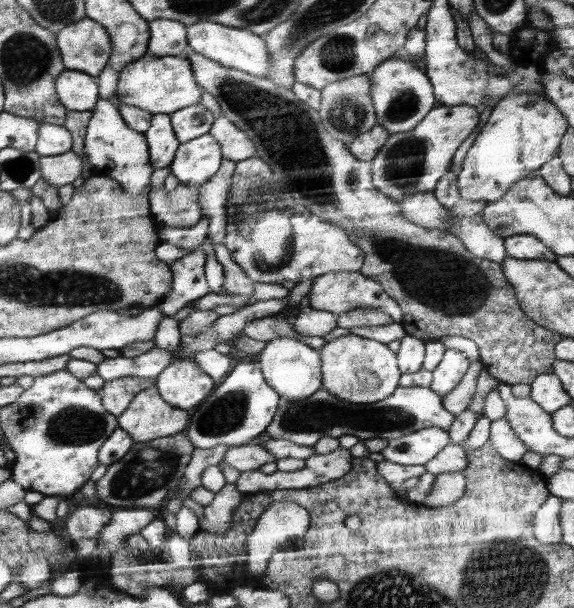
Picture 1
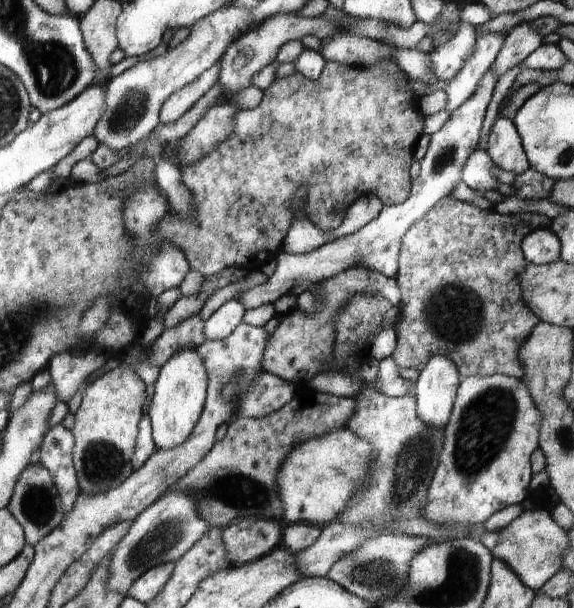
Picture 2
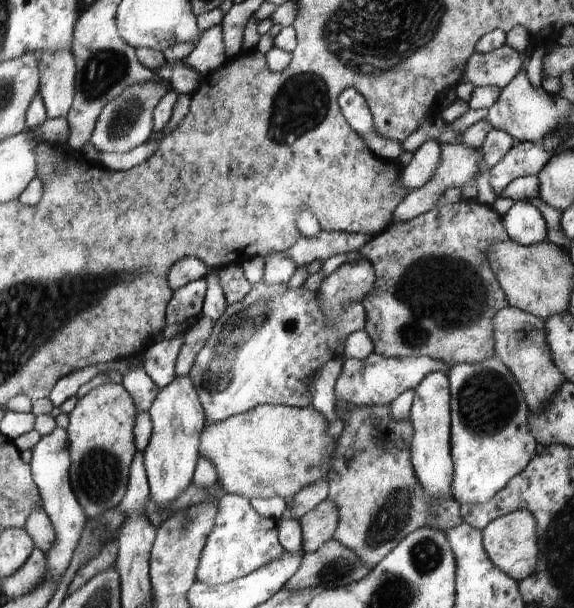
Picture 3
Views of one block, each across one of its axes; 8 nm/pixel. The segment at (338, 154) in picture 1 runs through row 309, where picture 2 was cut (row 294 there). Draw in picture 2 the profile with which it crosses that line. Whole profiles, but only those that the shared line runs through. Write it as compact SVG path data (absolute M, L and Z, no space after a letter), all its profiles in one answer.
M448 197L438 200L428 212L412 222L402 236L398 254L396 280L400 284L402 302L400 320L395 327L398 346L392 353L397 367L421 371L433 357L440 355L457 363L462 377L487 377L498 373L522 380L526 374L521 358L522 346L541 318L529 309L523 298L521 274L529 262L521 244L534 229L549 229L550 224L552 220L548 216L537 212L500 214L495 204L481 208L475 203Z

